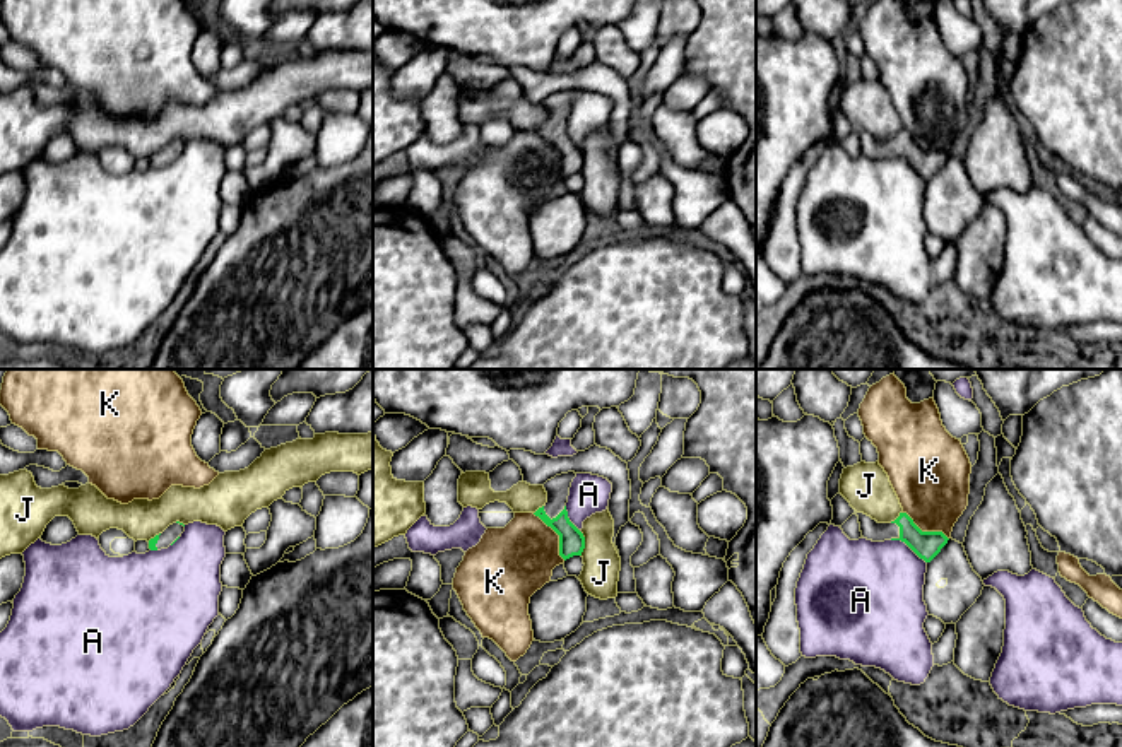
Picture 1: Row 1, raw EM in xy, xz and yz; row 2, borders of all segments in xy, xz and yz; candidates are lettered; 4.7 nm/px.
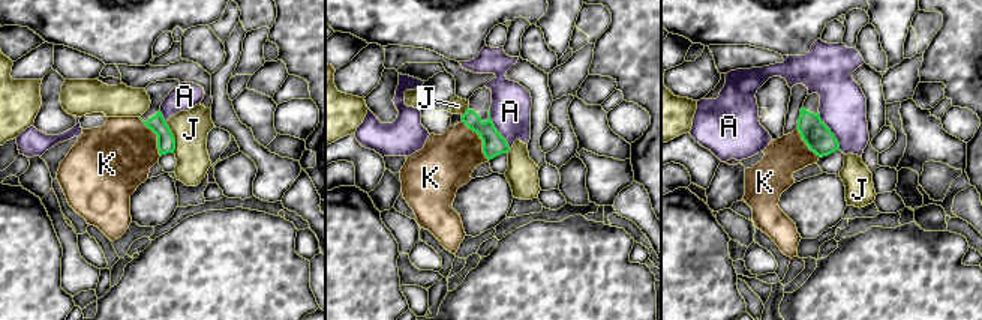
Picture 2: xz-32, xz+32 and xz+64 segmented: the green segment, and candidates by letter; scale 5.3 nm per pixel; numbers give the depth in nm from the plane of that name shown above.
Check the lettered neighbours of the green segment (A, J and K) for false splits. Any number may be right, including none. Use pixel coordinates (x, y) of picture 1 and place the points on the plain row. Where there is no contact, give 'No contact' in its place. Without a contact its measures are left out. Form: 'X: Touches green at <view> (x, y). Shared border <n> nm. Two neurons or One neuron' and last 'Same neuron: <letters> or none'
A: Touches green at yz (909, 163). Shared border 200 nm. Two neurons
J: Touches green at xz (584, 161). Shared border 110 nm. Two neurons
K: Touches green at xz (558, 151). Shared border 280 nm. Two neurons
Same neuron: none

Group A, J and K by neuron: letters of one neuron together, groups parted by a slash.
A / J / K

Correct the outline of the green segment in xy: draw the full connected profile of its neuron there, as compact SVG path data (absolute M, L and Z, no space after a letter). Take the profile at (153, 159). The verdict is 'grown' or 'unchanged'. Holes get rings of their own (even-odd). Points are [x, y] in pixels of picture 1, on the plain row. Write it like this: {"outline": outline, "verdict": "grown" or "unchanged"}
{"outline": "M176 138L176 140L169 142L162 150L151 156L149 166L151 168L168 166L181 154L183 149L185 149L185 142Z", "verdict": "grown"}

